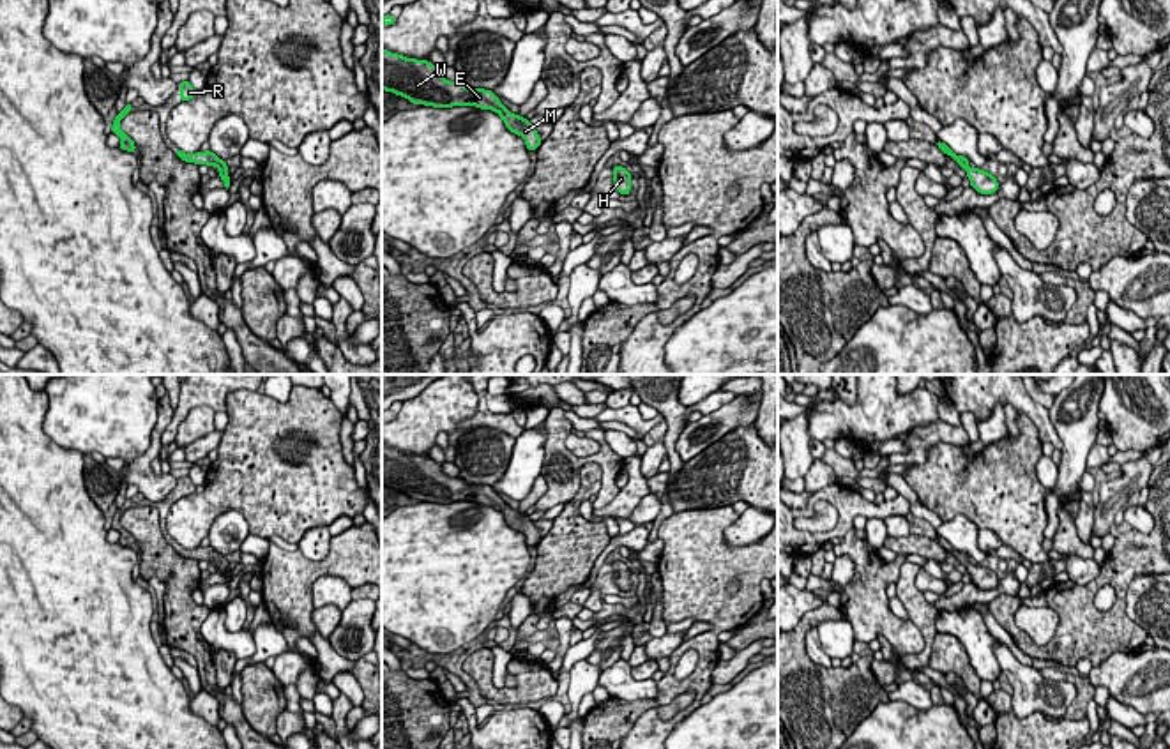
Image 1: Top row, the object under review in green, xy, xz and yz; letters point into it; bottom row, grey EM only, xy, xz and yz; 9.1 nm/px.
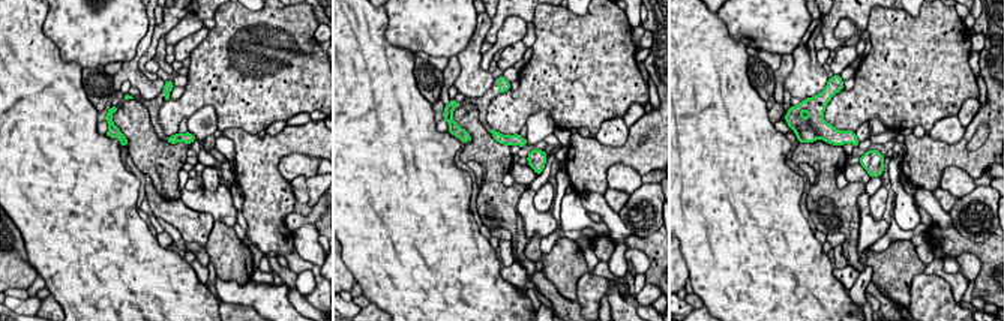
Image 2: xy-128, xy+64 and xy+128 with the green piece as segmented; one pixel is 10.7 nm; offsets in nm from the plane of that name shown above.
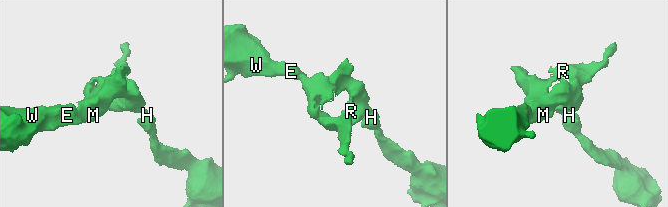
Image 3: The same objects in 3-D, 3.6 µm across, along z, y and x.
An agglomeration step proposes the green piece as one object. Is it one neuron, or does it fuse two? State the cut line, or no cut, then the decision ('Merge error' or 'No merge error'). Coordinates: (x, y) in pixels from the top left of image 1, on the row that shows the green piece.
No split. No merge error

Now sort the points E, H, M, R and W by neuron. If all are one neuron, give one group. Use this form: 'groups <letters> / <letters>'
groups E H M R W

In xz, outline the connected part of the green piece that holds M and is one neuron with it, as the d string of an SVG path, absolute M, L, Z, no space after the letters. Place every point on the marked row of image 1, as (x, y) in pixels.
M382 48L382 90L419 106L452 108L463 104L491 110L498 113L511 132L525 140L527 150L537 150L543 143L534 125L525 117L511 113L495 92L449 81L429 60L406 58Z

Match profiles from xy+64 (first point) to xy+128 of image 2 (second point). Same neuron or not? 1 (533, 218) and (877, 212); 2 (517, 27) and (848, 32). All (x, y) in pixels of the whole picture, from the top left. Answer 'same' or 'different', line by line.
1: different
2: same

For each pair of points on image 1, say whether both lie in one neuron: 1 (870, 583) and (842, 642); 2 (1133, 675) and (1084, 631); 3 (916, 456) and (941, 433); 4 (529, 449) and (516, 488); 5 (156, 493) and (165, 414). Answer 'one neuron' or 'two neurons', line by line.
1: two neurons
2: two neurons
3: one neuron
4: one neuron
5: one neuron

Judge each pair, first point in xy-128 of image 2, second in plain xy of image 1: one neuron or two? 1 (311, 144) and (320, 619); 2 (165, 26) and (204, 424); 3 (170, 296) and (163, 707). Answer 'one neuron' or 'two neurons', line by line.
1: two neurons
2: two neurons
3: one neuron

